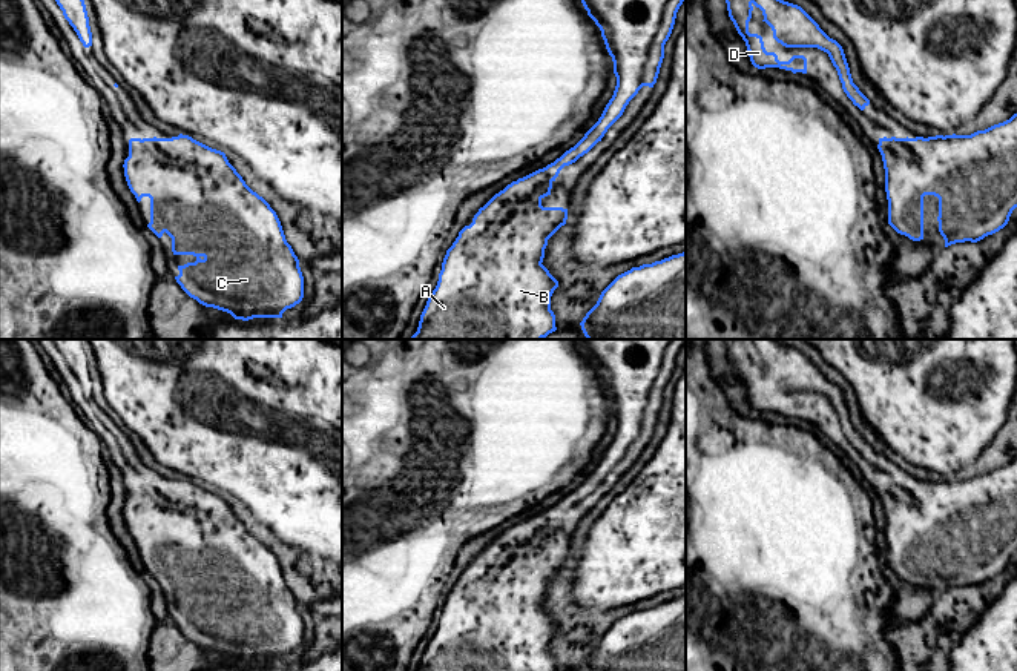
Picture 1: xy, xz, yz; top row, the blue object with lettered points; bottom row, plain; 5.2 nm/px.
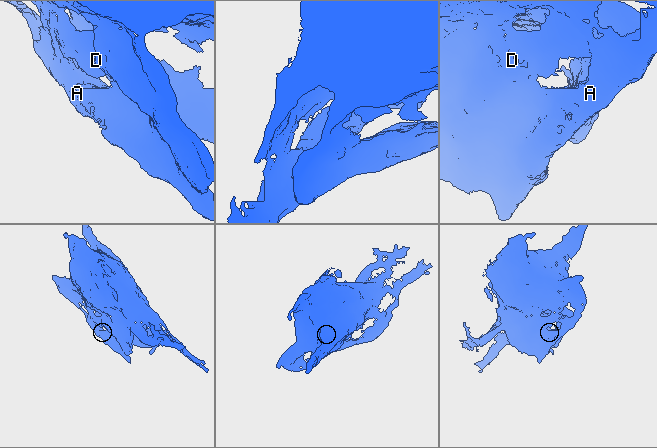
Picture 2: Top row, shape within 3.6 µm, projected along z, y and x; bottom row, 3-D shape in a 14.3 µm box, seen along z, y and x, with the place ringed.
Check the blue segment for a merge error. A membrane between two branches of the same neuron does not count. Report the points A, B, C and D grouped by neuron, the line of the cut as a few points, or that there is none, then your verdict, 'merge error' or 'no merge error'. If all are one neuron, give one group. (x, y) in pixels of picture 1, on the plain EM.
A B C D; no cut; no merge error

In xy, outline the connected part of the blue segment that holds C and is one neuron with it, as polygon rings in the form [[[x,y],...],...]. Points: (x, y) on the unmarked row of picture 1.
[[[179,478],[172,482],[130,482],[129,484],[129,501],[124,504],[124,521],[130,536],[135,539],[140,547],[143,540],[150,542],[150,567],[147,571],[161,582],[166,576],[172,582],[172,596],[173,599],[193,599],[196,602],[195,607],[187,607],[184,610],[178,610],[179,619],[175,620],[176,626],[181,633],[199,648],[206,651],[213,651],[222,656],[230,657],[235,663],[248,665],[253,662],[282,662],[282,657],[287,653],[295,651],[304,642],[304,620],[299,611],[299,603],[295,599],[291,590],[287,587],[281,565],[276,556],[270,551],[270,548],[253,536],[242,521],[236,516],[236,513],[229,507],[224,496],[212,493],[189,479]]]

